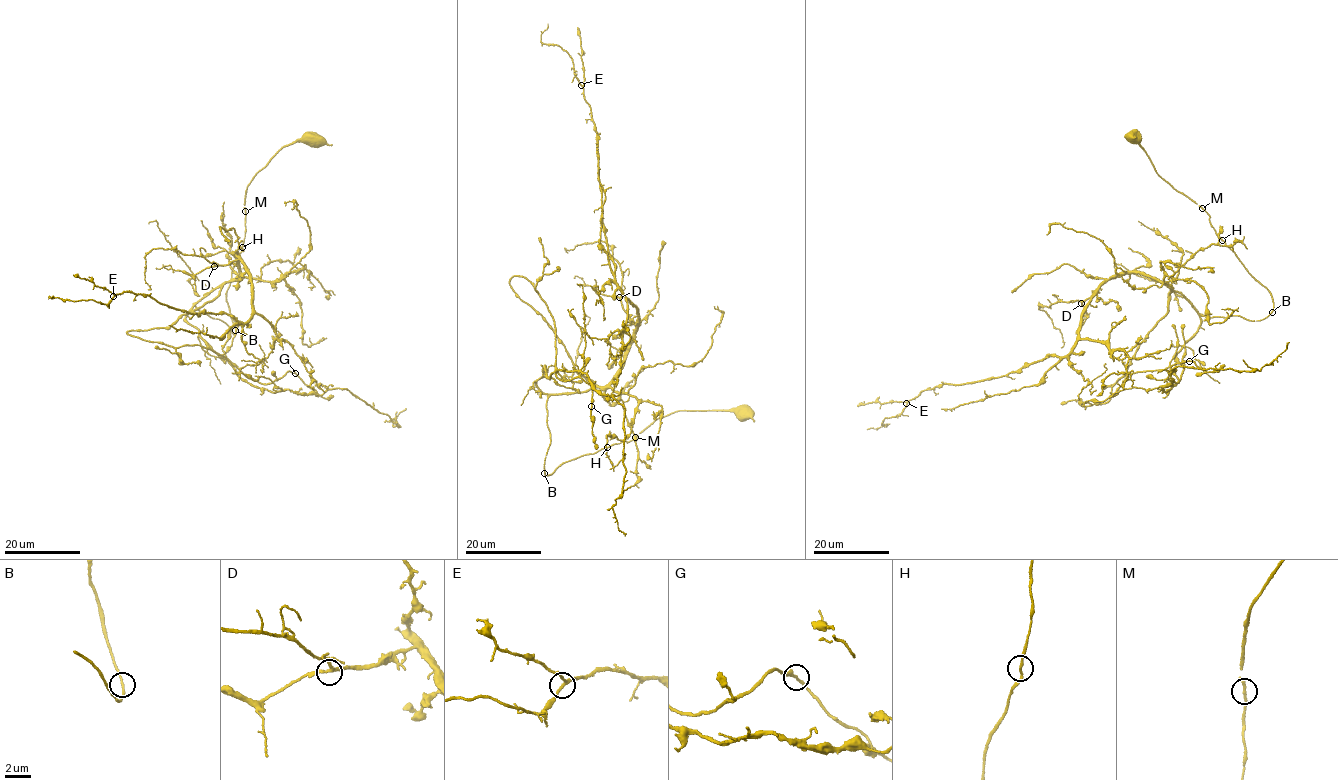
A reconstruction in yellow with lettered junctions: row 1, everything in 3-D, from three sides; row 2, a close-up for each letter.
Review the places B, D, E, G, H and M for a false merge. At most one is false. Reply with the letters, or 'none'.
none

